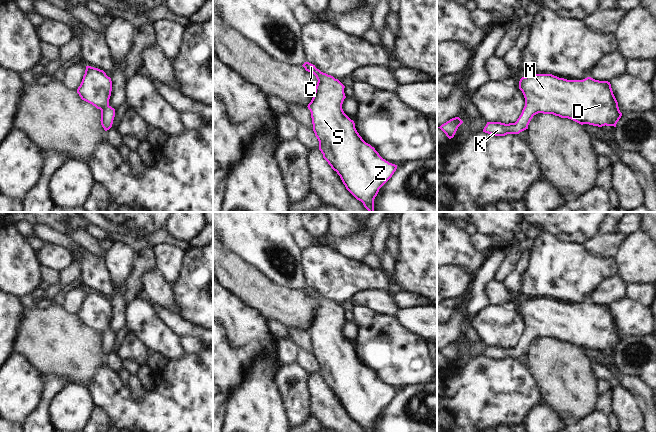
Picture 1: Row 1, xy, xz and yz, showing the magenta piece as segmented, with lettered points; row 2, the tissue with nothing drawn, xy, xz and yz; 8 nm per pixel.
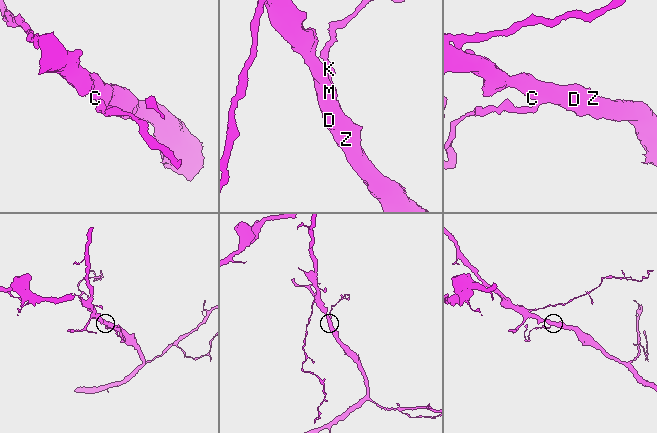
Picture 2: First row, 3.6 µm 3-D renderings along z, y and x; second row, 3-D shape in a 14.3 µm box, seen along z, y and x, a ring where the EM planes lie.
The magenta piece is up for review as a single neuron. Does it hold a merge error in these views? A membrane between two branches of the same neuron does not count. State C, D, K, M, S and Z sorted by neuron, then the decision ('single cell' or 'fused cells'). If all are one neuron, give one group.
C D K M S Z; single cell

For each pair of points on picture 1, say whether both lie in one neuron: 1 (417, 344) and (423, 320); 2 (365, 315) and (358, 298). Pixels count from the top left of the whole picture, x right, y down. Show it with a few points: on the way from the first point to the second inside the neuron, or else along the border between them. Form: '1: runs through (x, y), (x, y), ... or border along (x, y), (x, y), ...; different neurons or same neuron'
1: border along (399, 323), (411, 332), (418, 334), (425, 341); different neurons
2: border along (353, 305), (365, 305), (381, 315); different neurons

